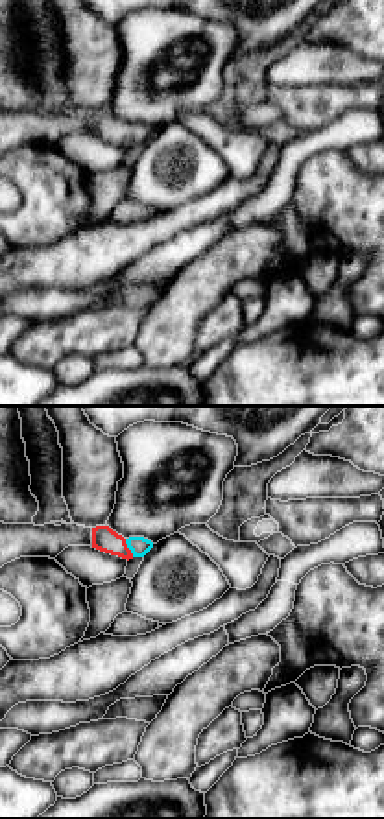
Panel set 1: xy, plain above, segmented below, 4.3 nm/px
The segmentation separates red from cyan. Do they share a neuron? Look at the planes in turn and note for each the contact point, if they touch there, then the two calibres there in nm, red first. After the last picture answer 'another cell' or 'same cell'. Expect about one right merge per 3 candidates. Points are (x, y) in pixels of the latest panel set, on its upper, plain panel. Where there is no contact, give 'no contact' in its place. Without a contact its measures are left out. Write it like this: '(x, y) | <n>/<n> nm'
(128, 135) | 110/90 nm

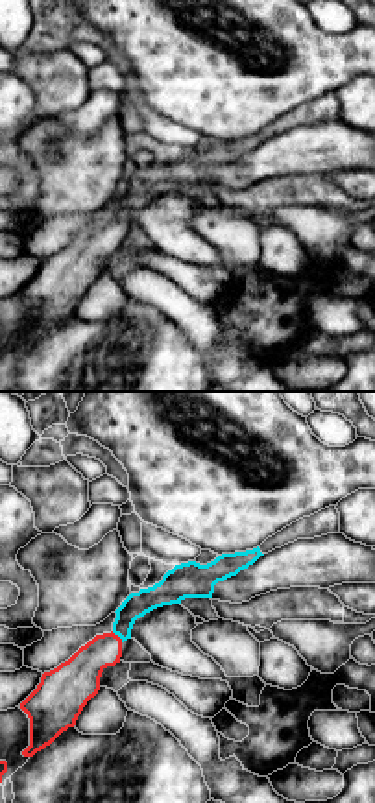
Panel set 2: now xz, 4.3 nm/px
(117, 222) | 190/110 nm

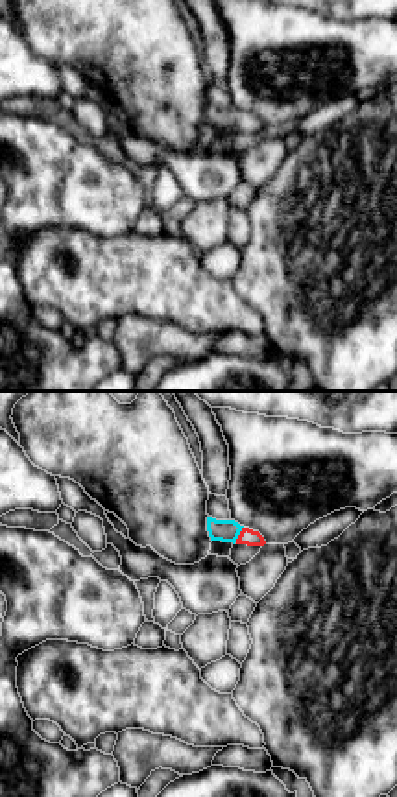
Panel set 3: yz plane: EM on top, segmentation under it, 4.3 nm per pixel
(240, 120) | 70/100 nm

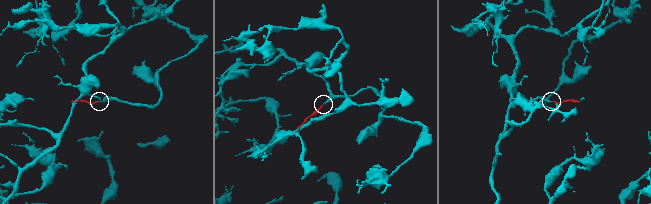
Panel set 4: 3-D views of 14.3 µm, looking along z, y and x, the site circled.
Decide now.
same cell

